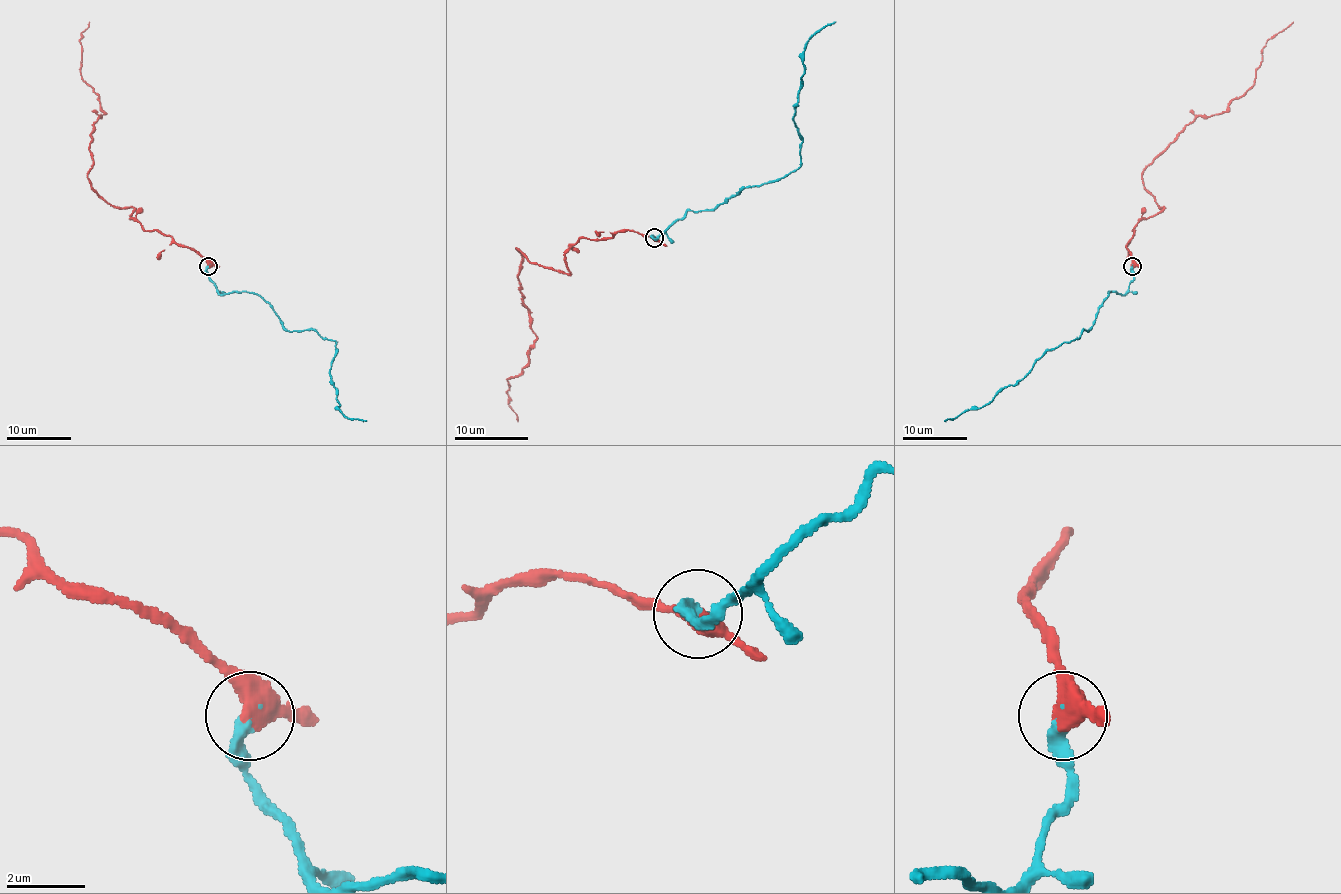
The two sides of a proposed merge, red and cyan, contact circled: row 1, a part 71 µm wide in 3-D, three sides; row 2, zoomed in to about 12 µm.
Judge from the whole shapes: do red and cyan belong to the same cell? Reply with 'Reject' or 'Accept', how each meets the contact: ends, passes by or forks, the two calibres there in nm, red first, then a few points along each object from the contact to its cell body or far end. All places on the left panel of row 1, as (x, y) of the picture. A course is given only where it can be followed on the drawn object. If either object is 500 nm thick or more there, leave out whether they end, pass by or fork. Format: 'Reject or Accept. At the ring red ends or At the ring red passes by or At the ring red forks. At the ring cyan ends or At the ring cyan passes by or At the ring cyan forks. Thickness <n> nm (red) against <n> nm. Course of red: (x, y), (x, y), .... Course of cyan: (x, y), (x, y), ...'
Accept. At the ring red passes by. At the ring cyan ends. Thickness 480 nm (red) against 300 nm. Course of red: (208, 266), (92, 188), (89, 143), (105, 112), (81, 75), (81, 33), (89, 22). Course of cyan: (207, 266), (220, 293), (258, 293), (288, 331), (315, 331), (336, 342), (330, 376), (338, 408), (367, 421)

